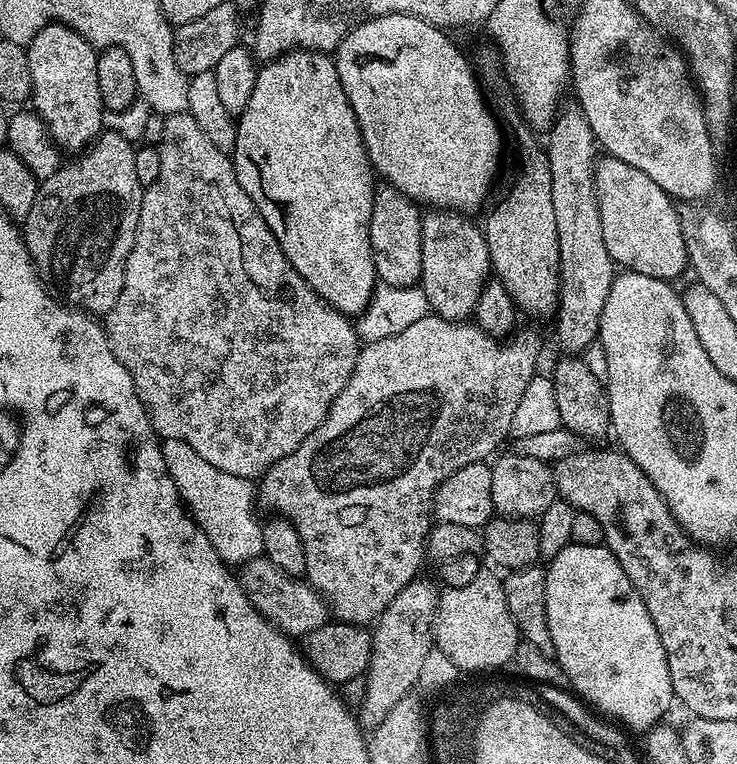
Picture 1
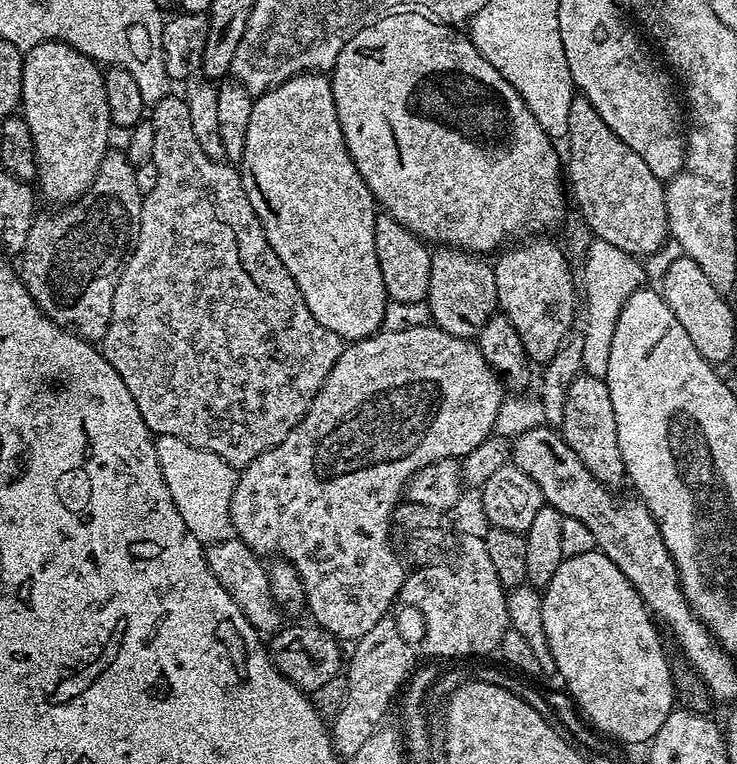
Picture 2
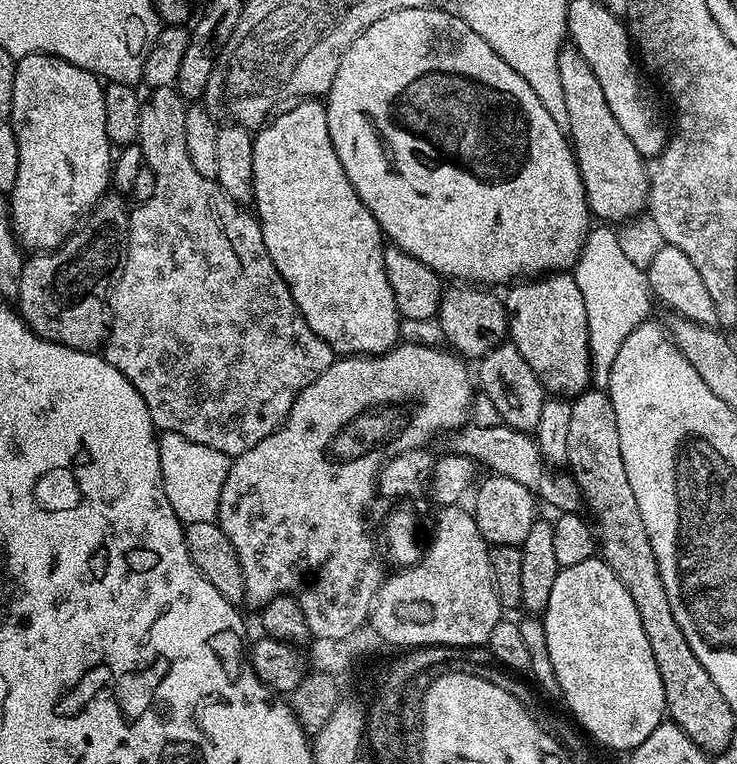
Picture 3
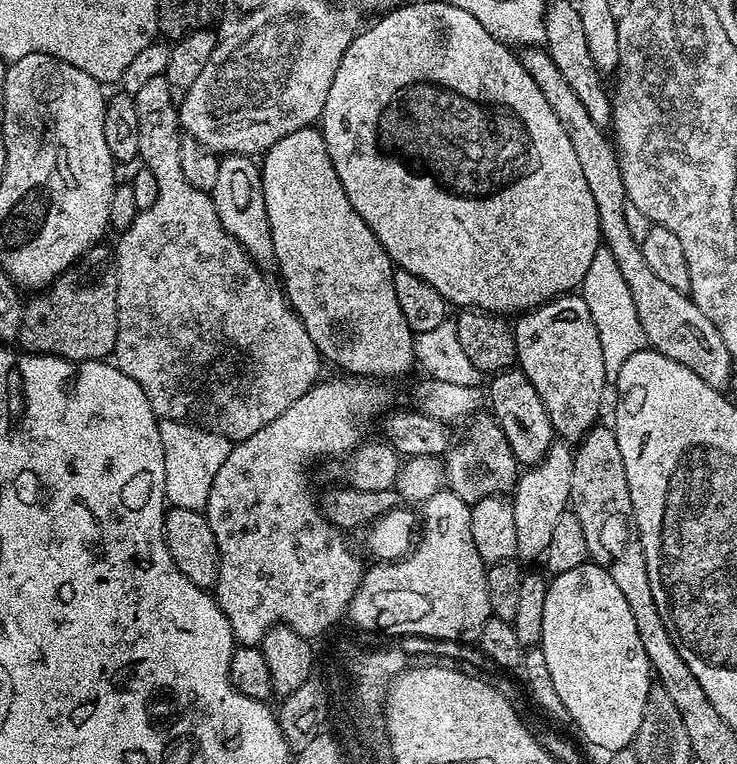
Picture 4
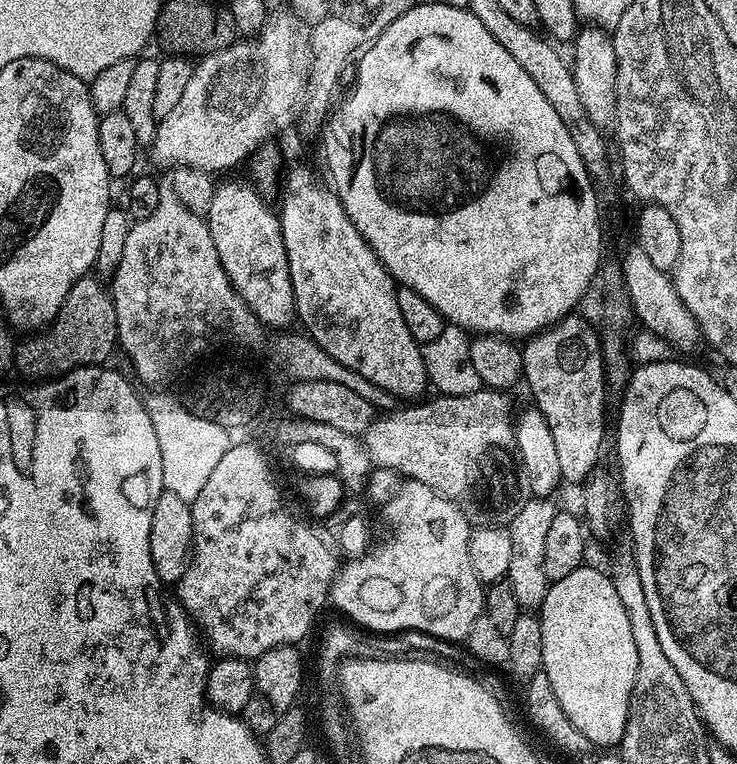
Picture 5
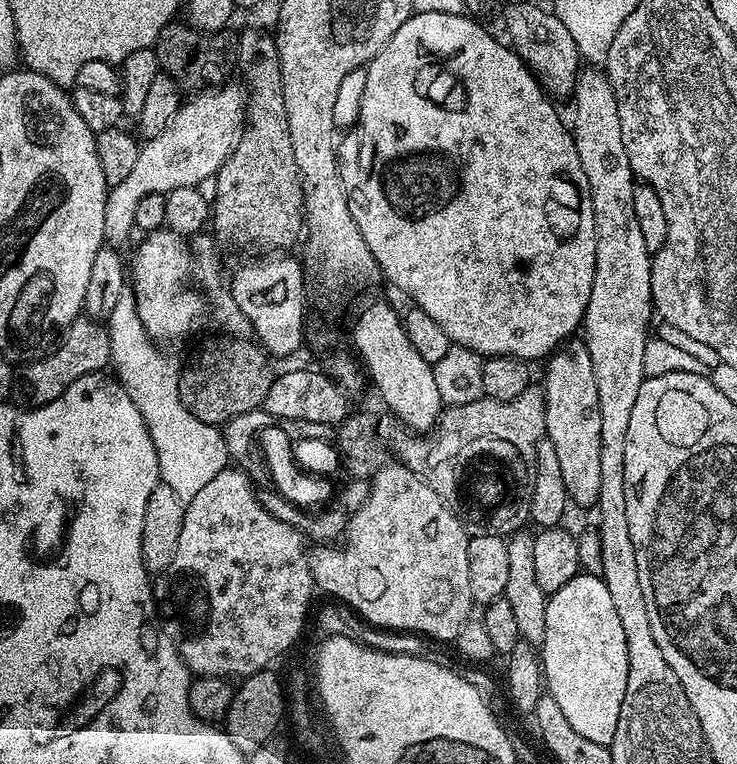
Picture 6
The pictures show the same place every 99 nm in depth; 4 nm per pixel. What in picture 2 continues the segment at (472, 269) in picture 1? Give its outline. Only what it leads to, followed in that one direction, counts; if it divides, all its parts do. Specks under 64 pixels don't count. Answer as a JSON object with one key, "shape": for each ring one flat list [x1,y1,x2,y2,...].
{"shape":[[440,246,432,252,430,262,430,290,426,303,430,306,432,323,446,334,454,334,454,338,475,341,480,331,490,318,498,312,498,286,496,285,496,270,488,264,483,255,475,252,466,252,463,248]]}

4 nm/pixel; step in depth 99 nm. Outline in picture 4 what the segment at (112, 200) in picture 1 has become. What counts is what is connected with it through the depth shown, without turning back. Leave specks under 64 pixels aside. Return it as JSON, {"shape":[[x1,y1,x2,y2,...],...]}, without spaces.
{"shape":[[89,251,72,267,57,276,32,301,24,304,18,344,28,354,61,356,64,360,107,361,118,338,118,302,116,301,116,270,96,253]]}

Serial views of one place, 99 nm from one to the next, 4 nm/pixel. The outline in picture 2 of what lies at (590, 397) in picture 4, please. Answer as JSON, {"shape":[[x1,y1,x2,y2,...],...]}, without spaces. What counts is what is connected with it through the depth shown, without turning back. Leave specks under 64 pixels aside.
{"shape":[[552,238,521,239,505,247,494,260,499,311,518,330,529,361,537,360,540,366,558,354,566,334,573,331,572,323,578,320,577,277,572,277,565,249,548,239]]}

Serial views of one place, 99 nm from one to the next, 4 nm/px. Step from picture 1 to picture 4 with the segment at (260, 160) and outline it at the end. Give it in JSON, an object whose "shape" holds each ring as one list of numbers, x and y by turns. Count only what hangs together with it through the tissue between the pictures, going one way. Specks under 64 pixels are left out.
{"shape":[[309,126,294,130,294,134,286,134,286,138,278,138,278,142,263,153,260,177,282,291,298,314,302,326,306,326,306,334,310,334,310,342,314,342,321,357,327,363,329,360,337,364,344,371,341,373,356,378,402,376,414,368,414,333,406,318,402,318,398,298,394,298,392,259,370,226,366,226,366,222,358,218,354,206,350,206,346,190,342,190,342,182,338,182,338,174,330,162,323,131]]}

